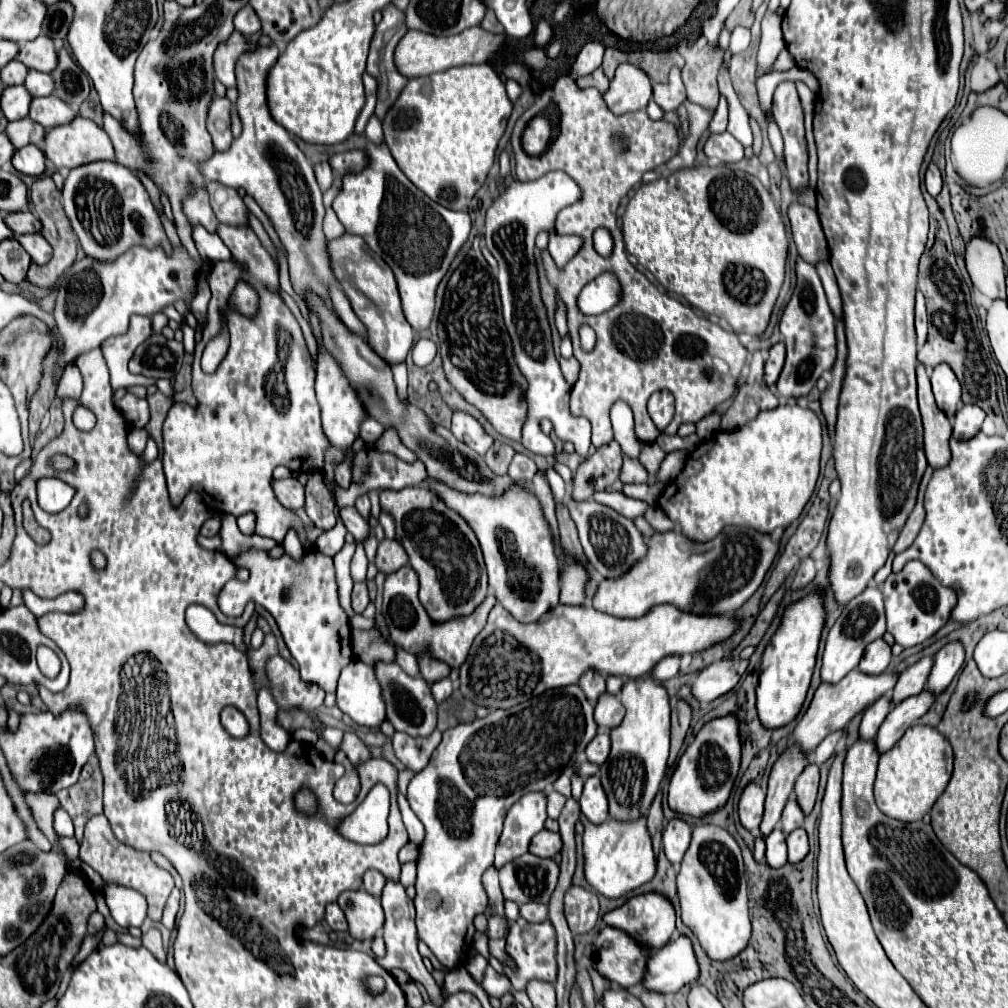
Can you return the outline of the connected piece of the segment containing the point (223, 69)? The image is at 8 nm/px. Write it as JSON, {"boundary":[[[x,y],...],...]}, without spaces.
{"boundary":[[[232,33],[232,37],[222,43],[214,55],[216,65],[216,77],[226,87],[236,87],[236,61],[244,53],[252,53],[252,49],[258,49],[258,43],[252,43],[246,39],[244,33]]]}

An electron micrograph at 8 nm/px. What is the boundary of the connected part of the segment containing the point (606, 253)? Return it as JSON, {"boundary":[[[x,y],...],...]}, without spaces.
{"boundary":[[[604,227],[596,229],[596,233],[594,233],[594,249],[596,249],[602,257],[610,257],[610,255],[612,255],[614,239],[612,239],[612,235],[608,233],[608,229],[604,229]]]}

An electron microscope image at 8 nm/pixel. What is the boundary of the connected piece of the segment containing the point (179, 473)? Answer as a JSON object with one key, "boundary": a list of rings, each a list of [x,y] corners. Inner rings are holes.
{"boundary":[[[220,223],[218,235],[222,235],[222,241],[232,251],[232,259],[212,263],[212,271],[208,275],[208,283],[212,289],[212,299],[208,305],[208,327],[202,331],[202,340],[196,343],[192,363],[192,387],[198,399],[198,409],[186,403],[174,403],[164,421],[162,463],[164,463],[169,497],[172,505],[178,507],[190,491],[198,491],[202,493],[206,505],[210,505],[212,511],[230,513],[234,517],[254,511],[258,517],[258,523],[256,523],[258,535],[272,537],[278,543],[282,543],[286,531],[294,527],[304,547],[312,549],[312,545],[306,541],[302,521],[294,511],[288,511],[286,507],[282,507],[282,503],[276,499],[272,489],[272,471],[278,465],[284,465],[290,471],[324,471],[326,451],[332,447],[330,441],[324,437],[324,429],[322,429],[320,407],[318,407],[314,390],[316,373],[312,365],[312,357],[294,313],[288,309],[288,305],[280,297],[278,261],[268,253],[268,249],[262,245],[262,241],[252,231],[252,227]],[[238,281],[246,281],[248,285],[252,285],[260,297],[258,313],[254,317],[246,317],[230,307],[230,297]],[[222,327],[226,327],[230,333],[230,349],[224,361],[220,363],[218,371],[212,375],[206,375],[200,365],[202,351],[208,341],[222,331]],[[276,343],[286,345],[286,351],[282,355],[278,355]]]}

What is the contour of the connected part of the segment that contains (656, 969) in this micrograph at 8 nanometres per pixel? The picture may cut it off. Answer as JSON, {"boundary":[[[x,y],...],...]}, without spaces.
{"boundary":[[[678,935],[662,949],[654,951],[648,959],[648,971],[644,985],[658,993],[676,993],[684,985],[698,981],[698,961],[692,941],[686,935]]]}

